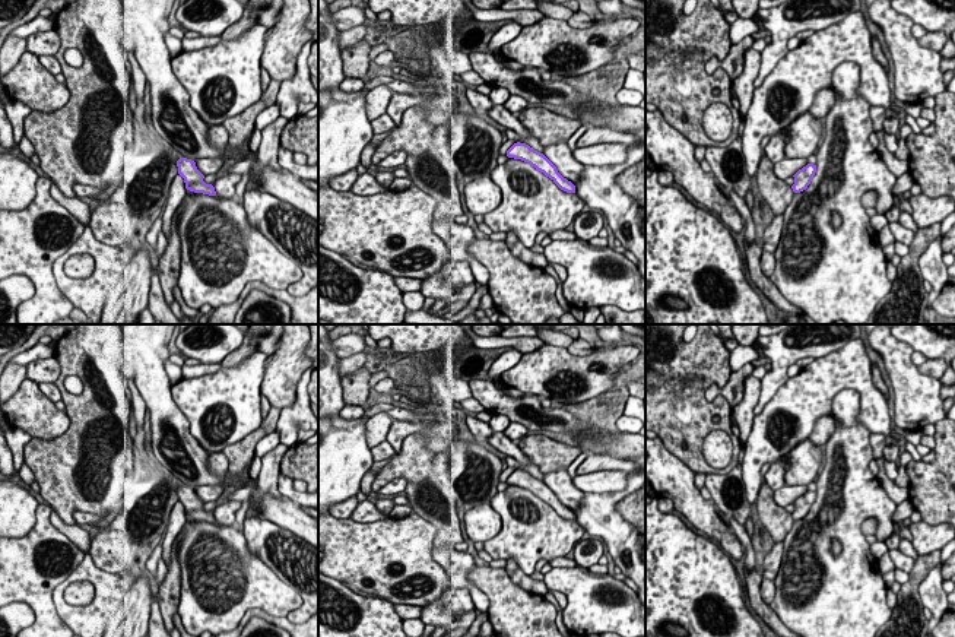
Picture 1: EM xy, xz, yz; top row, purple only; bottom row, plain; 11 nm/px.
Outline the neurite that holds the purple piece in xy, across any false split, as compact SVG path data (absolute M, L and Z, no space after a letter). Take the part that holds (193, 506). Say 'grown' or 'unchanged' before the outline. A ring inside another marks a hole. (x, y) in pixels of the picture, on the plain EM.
unchanged; M180 484L177 494L178 501L184 506L187 517L216 523L215 514L203 508L204 503L197 497L194 488Z

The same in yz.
unchanged; M808 491L802 497L799 497L793 504L794 504L794 511L791 513L794 520L800 520L808 516L810 511L813 503L816 500L816 492Z

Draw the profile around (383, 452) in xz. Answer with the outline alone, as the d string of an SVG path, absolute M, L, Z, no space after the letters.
M386 440L381 444L371 449L374 462L388 460L391 456L396 454L396 450L391 444Z

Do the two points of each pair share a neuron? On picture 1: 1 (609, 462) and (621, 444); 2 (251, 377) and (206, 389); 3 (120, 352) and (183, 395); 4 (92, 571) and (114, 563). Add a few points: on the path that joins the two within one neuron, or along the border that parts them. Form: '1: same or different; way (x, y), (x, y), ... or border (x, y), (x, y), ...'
1: different; border (592, 452), (612, 456)
2: same; way (240, 384), (235, 389), (218, 389)
3: different; border (170, 387), (173, 401), (187, 418)
4: different; border (88, 554), (100, 569), (116, 574)

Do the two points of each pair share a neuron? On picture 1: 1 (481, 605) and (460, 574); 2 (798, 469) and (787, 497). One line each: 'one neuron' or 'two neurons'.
1: one neuron
2: two neurons

